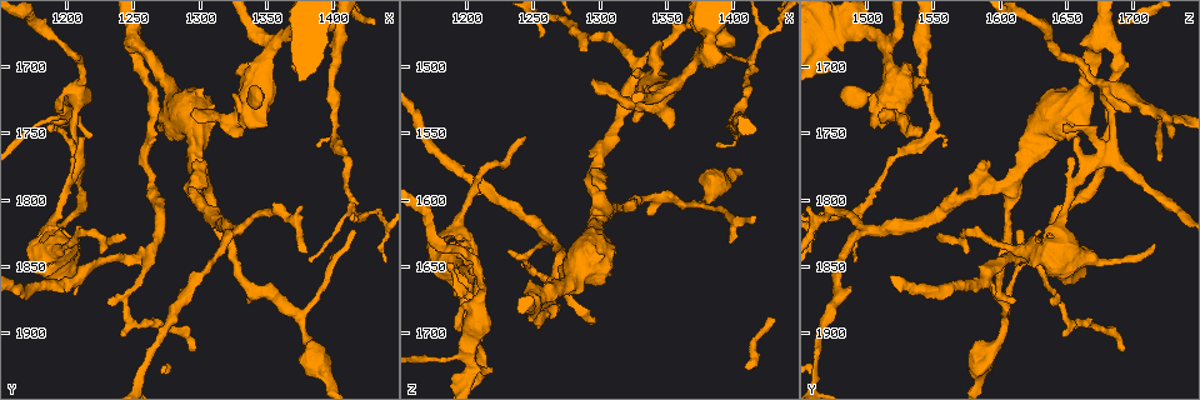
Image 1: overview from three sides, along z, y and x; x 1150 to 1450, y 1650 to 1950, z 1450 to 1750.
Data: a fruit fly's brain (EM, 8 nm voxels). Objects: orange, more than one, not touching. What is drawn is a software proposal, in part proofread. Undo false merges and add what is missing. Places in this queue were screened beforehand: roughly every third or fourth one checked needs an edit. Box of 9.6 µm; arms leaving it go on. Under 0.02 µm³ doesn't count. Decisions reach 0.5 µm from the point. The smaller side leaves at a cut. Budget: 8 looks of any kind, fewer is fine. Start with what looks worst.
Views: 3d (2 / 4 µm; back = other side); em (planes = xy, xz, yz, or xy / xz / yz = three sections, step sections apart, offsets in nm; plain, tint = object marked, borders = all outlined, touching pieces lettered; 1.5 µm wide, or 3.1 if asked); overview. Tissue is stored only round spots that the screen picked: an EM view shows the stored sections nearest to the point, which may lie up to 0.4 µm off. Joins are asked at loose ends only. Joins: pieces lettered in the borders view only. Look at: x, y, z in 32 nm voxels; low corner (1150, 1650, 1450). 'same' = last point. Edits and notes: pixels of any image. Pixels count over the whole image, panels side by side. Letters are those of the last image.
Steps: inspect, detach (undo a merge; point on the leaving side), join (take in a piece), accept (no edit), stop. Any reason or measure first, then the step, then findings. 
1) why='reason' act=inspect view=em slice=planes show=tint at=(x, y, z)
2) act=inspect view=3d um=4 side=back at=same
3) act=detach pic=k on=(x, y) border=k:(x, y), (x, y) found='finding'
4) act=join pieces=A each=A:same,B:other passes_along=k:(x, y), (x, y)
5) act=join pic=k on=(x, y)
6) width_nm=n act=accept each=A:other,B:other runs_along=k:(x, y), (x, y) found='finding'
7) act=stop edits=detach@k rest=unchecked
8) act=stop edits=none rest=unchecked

why='stops while still wide' act=inspect view=em slice=planes show=plain at=(1352, 1714, 1548)

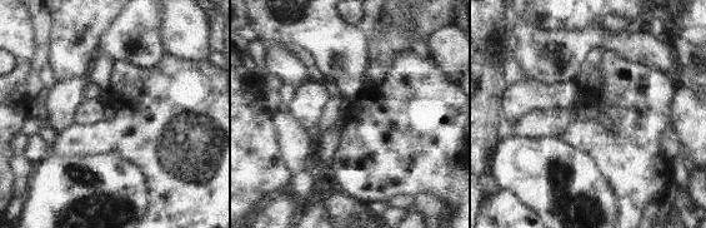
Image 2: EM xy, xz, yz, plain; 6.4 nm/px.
act=inspect view=em slice=planes show=borders at=same

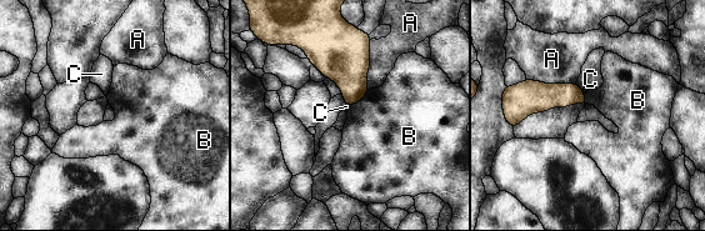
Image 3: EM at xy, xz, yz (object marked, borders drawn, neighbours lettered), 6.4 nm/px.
act=accept each=A:other,B:other,C:other border=3:(369, 90), (349, 106) found='none of them fits'

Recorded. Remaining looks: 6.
why='two arms in line, one across' act=inspect view=em slice=xy step=8 show=tint at=(1422, 1812, 1474)

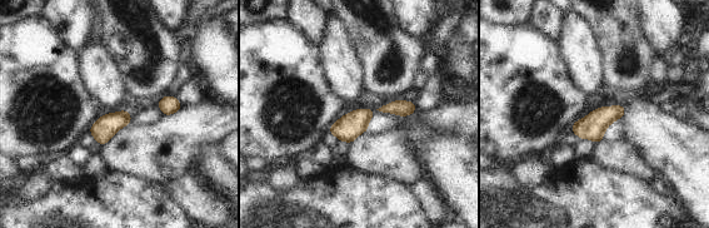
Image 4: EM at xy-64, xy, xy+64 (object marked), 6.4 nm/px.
why='cut it another way' act=inspect view=em slice=planes show=borders at=same

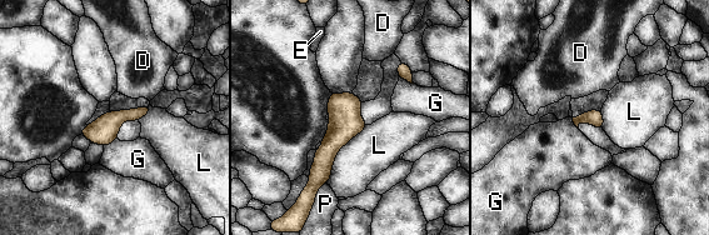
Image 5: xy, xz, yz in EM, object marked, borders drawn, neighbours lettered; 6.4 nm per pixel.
longest_contact=L:460nm act=accept each=D:other,E:other,G:other,L:other,P:other runs_along=5:(349, 95), (345, 123), (314, 188) found='all the same neuron'

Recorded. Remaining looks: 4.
why='tapers out' act=inspect view=3d um=2 at=(1388, 1758, 1560)

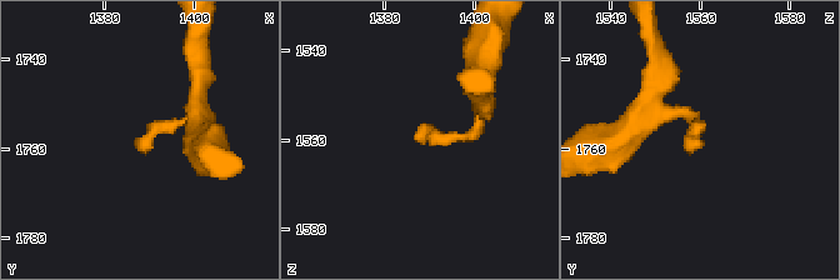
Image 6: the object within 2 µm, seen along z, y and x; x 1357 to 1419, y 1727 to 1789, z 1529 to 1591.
why='shape alone is not enough' act=inspect view=em slice=xy step=8 show=tint at=(1388, 1761, 1560)

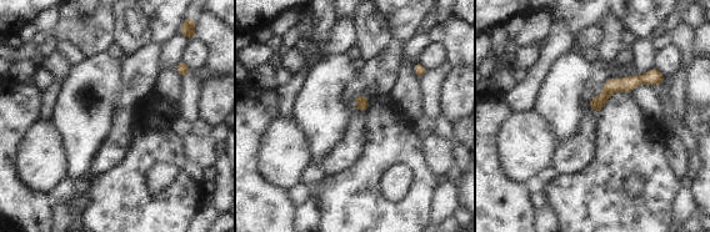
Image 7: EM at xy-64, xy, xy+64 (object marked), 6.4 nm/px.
act=inspect view=em slice=xy step=8 show=borders at=same

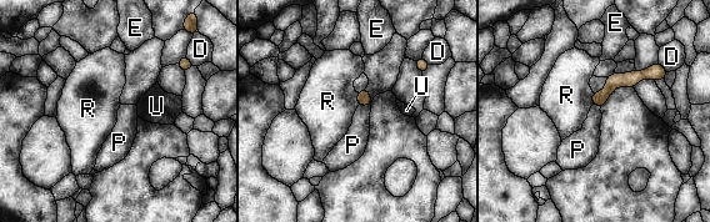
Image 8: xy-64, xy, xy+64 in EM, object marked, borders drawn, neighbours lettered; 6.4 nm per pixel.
act=accept each=D:other,E:other,P:other,R:other,U:other runs_along=8:(663, 74), (618, 80), (595, 101) found='no lettered piece goes on from it'

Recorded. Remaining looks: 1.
act=stop edits=none rest=unchecked

